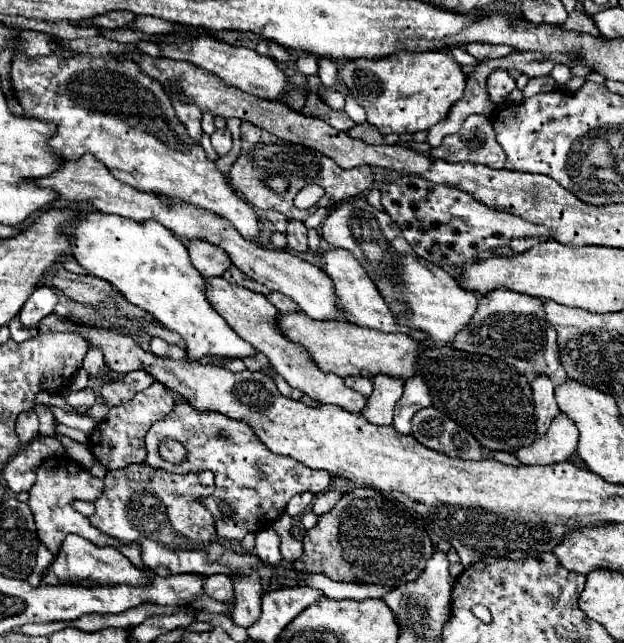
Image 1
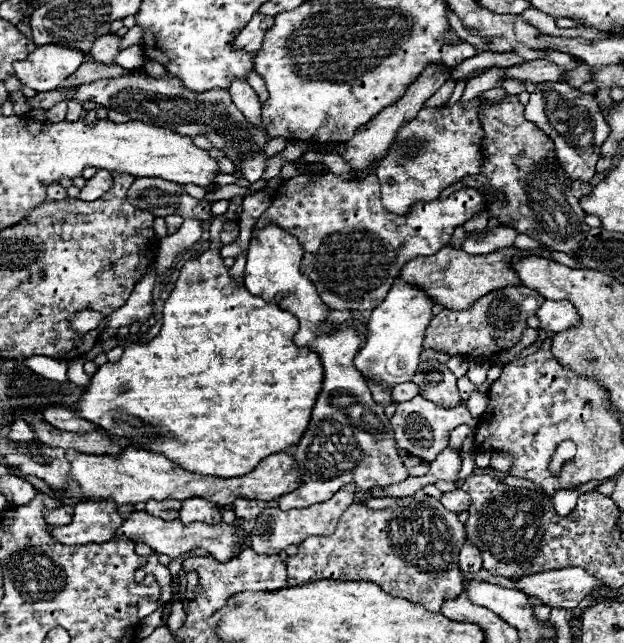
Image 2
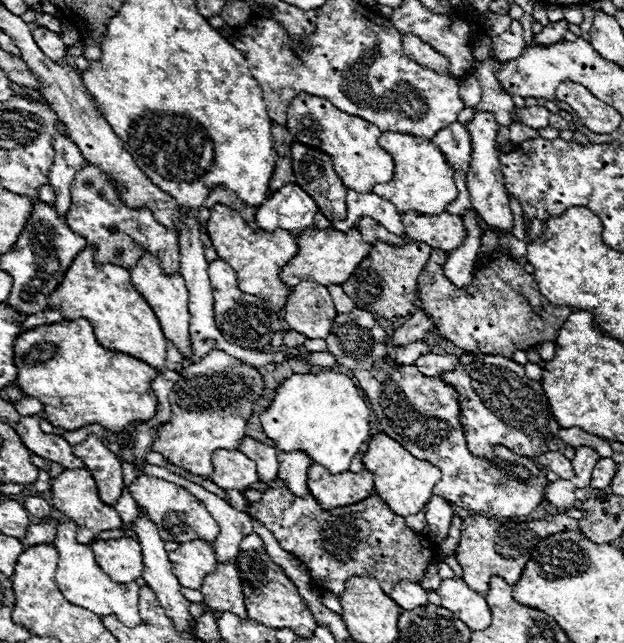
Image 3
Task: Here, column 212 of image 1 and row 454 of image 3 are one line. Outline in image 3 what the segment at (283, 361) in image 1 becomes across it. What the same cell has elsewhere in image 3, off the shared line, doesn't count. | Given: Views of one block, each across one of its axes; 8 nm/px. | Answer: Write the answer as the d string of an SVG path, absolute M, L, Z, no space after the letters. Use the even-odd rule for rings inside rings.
M278 452L278 480L296 496L304 496L308 492L308 468L312 458L306 452Z

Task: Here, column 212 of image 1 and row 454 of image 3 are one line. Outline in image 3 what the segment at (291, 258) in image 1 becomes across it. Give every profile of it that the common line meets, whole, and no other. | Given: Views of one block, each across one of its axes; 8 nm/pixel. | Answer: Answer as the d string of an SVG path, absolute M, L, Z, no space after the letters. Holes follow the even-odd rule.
M220 450L212 454L214 472L212 482L222 490L240 490L244 492L254 482L258 482L256 464L242 454L240 450Z

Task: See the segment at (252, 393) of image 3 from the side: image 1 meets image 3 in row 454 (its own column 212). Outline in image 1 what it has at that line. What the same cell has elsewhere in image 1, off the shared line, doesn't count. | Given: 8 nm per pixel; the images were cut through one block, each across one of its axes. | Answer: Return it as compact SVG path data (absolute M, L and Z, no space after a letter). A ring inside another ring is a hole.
M102 36L72 42L60 40L60 44L80 56L40 56L28 60L16 54L12 60L12 82L24 116L54 122L58 128L50 140L54 152L66 160L76 160L86 152L94 154L120 182L144 192L188 200L230 220L244 238L258 238L254 208L232 192L214 162L206 158L202 146L188 136L184 124L174 114L166 90L156 80L144 76L132 60L116 60L120 52L138 50L136 46L104 40Z

